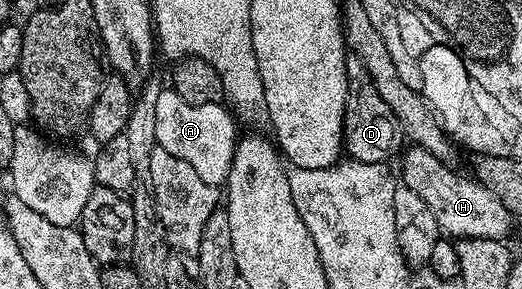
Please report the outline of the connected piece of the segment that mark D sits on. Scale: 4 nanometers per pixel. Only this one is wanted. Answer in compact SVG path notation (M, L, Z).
M346 54L345 72L351 92L345 103L344 154L355 163L385 163L388 155L403 143L399 121L395 121L395 113L391 113L387 101L379 97L367 69L363 69L363 61L359 61L357 55Z

